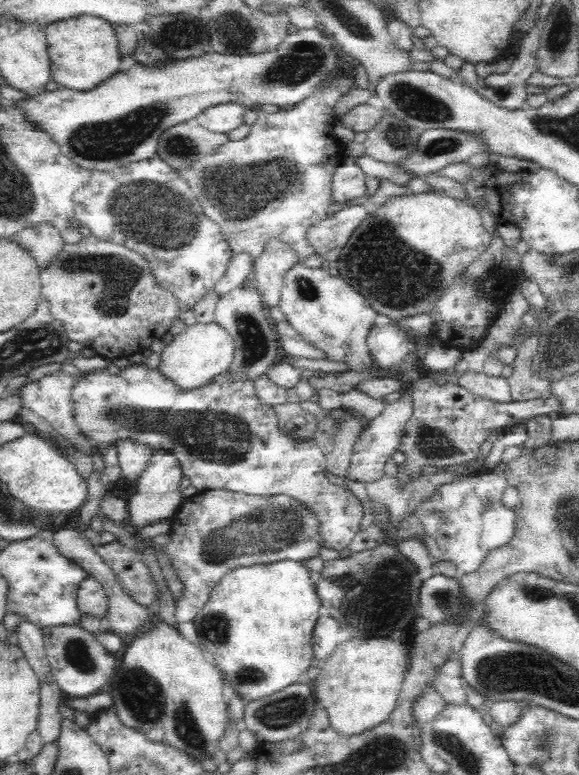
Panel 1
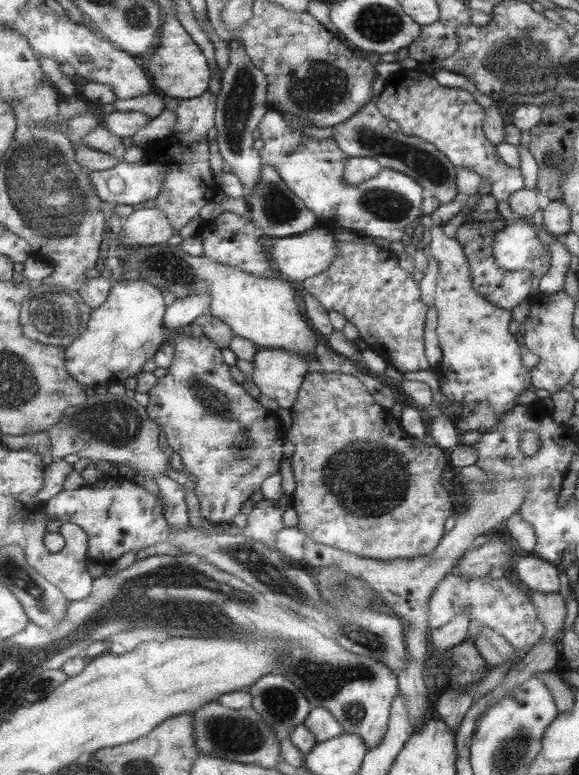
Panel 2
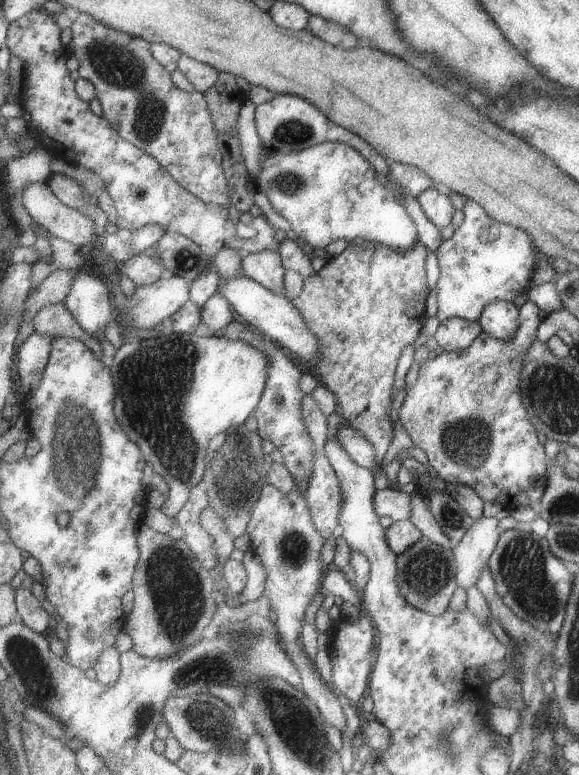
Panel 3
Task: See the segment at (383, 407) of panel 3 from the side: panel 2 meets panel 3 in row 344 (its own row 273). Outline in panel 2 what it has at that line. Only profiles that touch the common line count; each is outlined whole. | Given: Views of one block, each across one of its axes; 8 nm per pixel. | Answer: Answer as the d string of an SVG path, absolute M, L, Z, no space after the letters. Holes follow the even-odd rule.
M362 243L341 244L338 247L340 252L338 252L332 267L312 279L307 279L300 286L304 287L307 293L316 297L327 310L337 311L355 324L361 338L368 342L370 348L380 355L387 364L393 365L404 373L432 370L431 362L427 360L427 354L425 354L425 340L423 340L429 307L425 302L421 302L419 275L401 268L400 257L397 257L389 249Z

